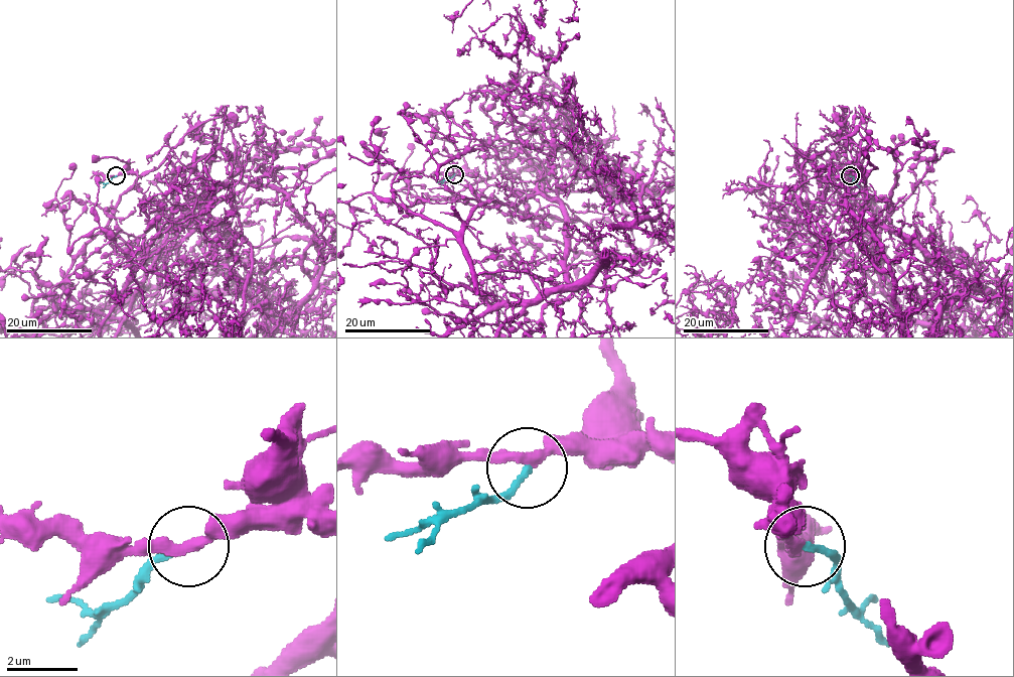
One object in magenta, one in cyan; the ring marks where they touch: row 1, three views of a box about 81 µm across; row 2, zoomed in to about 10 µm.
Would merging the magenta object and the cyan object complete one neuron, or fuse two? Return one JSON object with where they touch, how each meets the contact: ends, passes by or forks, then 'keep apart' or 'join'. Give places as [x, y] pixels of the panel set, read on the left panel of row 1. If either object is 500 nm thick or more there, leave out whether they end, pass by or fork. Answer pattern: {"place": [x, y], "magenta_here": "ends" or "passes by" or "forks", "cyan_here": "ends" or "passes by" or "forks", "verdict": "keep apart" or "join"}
{"place": [116, 175], "magenta_here": "passes by", "cyan_here": "ends", "verdict": "join"}

